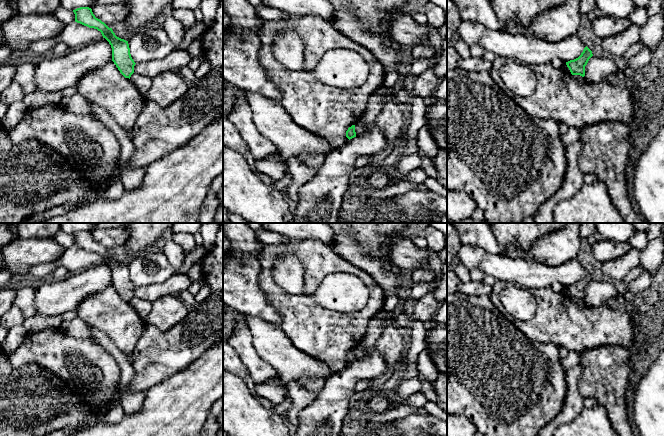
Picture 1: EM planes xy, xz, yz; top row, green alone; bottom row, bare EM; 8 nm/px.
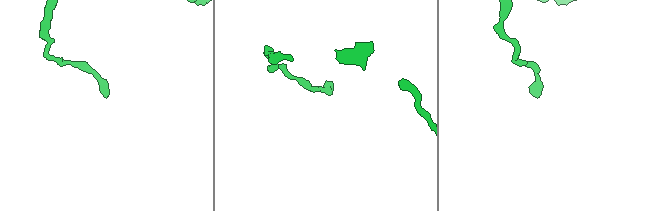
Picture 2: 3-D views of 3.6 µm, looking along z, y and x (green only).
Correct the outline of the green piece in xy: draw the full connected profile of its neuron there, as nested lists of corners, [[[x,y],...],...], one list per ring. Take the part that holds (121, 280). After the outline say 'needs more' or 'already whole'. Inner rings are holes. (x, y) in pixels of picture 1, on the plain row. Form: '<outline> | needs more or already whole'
[[[80,231],[73,234],[75,246],[89,252],[97,253],[101,256],[112,272],[112,285],[125,301],[129,302],[134,297],[135,286],[131,281],[128,265],[115,259],[112,252],[109,252],[104,246],[96,242],[89,231]]] | already whole

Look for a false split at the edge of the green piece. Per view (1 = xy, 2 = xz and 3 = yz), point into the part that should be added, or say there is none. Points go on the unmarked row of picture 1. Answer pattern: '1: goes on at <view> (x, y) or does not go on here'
1: does not go on here
2: does not go on here
3: does not go on here

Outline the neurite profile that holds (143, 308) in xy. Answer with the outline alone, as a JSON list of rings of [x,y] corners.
[[[133,297],[130,304],[135,309],[137,314],[147,323],[148,315],[152,310],[152,302]]]

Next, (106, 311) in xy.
[[[112,284],[105,290],[92,294],[80,302],[76,313],[77,317],[81,318],[89,327],[94,327],[106,334],[116,347],[125,354],[133,352],[147,324],[132,305],[120,297]]]

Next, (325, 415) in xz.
[[[388,311],[384,321],[370,321],[357,346],[367,350],[366,356],[326,380],[316,399],[298,413],[295,436],[340,436],[355,385],[361,380],[371,380],[387,373],[387,363],[377,352],[376,342],[384,326],[394,322],[396,313]]]

